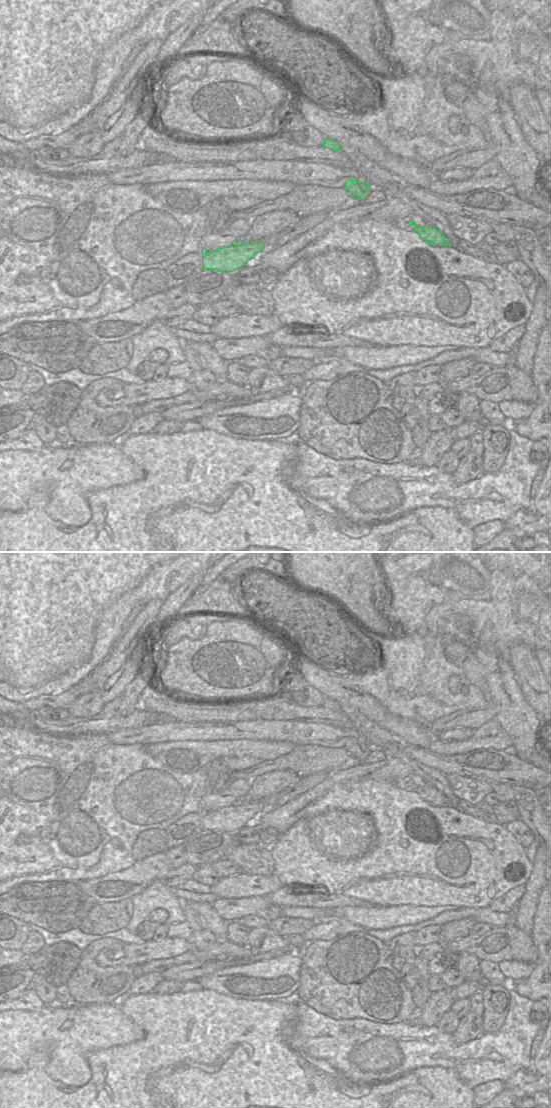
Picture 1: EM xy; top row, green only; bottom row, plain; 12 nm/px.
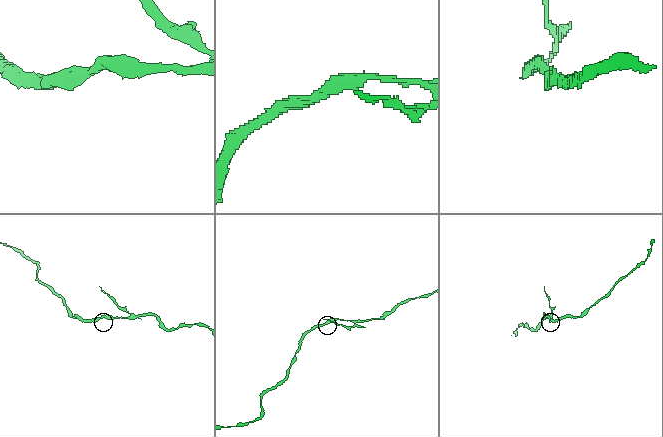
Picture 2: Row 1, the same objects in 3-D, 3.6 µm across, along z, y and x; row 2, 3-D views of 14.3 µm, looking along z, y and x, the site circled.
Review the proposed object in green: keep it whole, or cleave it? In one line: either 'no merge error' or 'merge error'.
merge error

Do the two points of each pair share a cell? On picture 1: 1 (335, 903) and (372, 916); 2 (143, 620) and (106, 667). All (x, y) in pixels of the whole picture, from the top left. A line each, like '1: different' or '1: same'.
1: different
2: same

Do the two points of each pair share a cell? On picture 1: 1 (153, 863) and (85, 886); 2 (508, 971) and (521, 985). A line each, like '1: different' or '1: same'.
1: same
2: different

